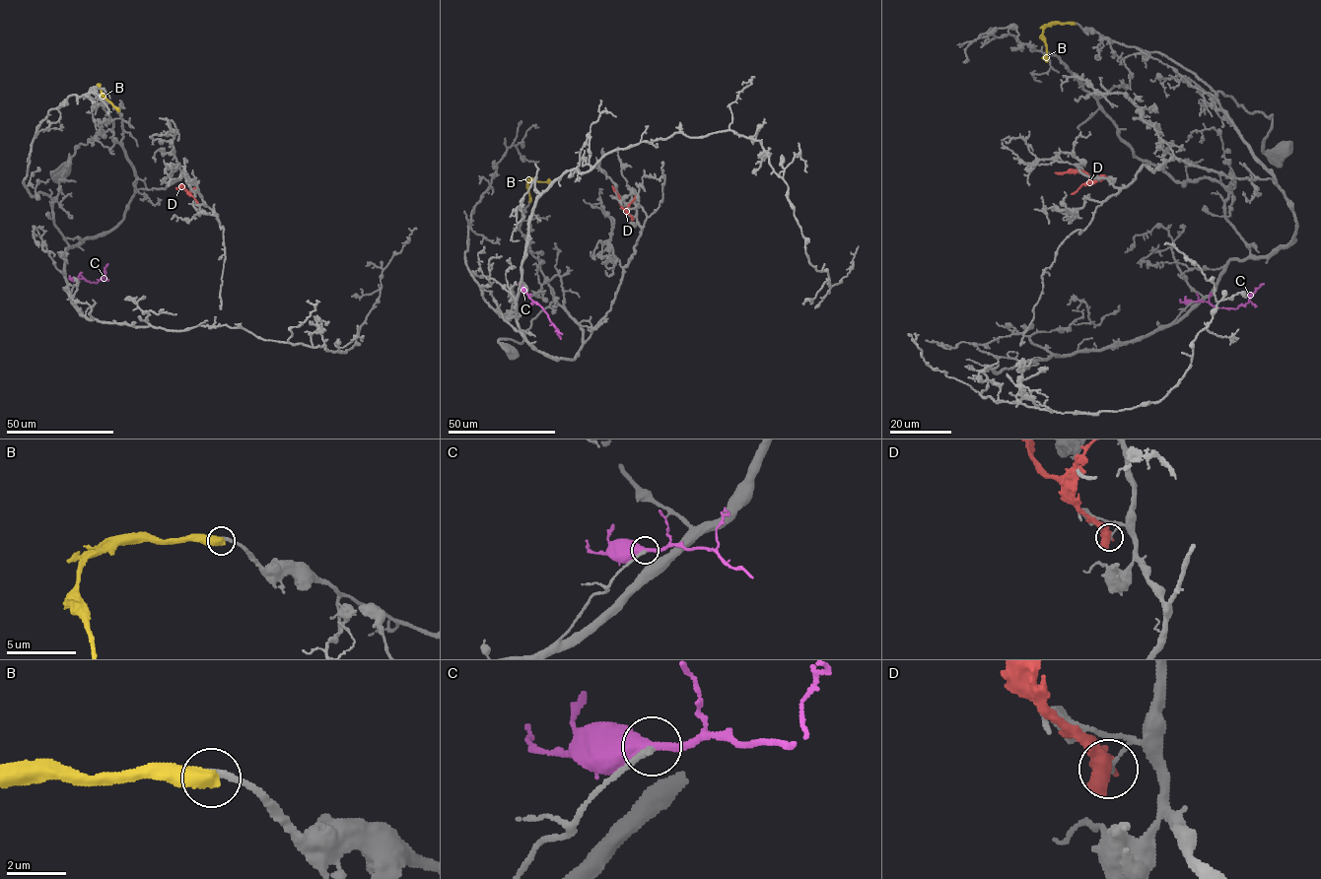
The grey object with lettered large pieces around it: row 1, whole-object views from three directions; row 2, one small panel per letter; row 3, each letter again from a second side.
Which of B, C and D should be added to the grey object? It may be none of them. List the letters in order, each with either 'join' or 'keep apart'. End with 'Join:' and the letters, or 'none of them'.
B: keep apart
C: join
D: keep apart
Join: C

